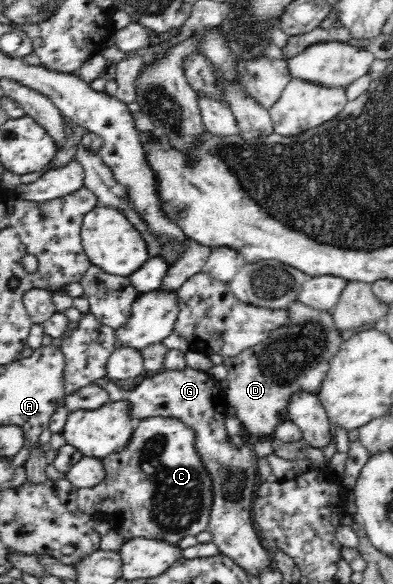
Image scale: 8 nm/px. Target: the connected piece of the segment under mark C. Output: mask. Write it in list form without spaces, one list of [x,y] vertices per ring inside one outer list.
[[[153,417],[137,421],[127,446],[119,452],[102,458],[104,478],[91,489],[76,490],[76,510],[95,520],[101,518],[125,541],[147,538],[179,547],[186,536],[196,537],[208,528],[213,494],[211,476],[203,469],[199,455],[194,449],[194,433],[191,427],[177,419]]]

